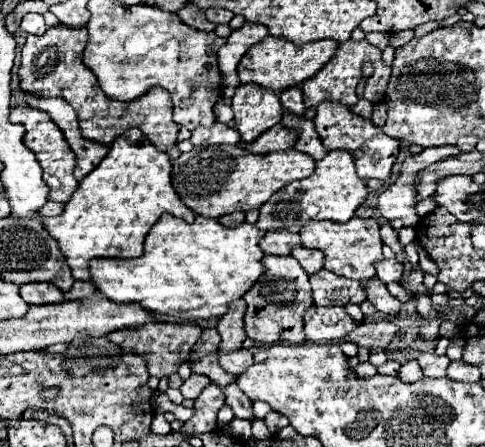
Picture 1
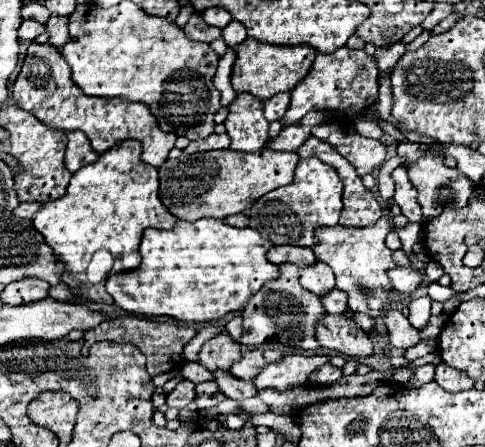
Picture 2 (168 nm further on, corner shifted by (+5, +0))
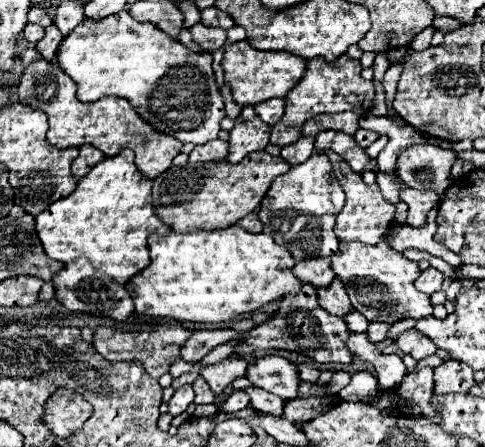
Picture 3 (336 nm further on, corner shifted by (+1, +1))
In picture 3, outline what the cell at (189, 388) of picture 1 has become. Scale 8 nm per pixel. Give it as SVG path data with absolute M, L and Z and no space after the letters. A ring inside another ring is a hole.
M183 386L179 390L175 390L173 398L169 400L169 414L171 416L179 416L187 410L187 406L193 402L195 394L193 394L193 388L191 386Z

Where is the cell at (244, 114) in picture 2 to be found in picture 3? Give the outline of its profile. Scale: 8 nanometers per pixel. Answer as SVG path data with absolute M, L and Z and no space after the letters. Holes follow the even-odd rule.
M245 106L241 116L235 120L235 128L229 134L227 162L237 164L255 150L265 150L269 144L271 126L265 124L251 106Z

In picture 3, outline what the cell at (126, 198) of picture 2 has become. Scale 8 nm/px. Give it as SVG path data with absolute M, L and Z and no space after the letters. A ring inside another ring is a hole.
M125 148L121 154L117 154L117 156L113 156L113 158L105 158L105 160L99 162L87 176L83 176L83 178L77 182L77 188L75 188L75 192L73 192L71 196L57 200L53 206L49 206L45 212L41 212L41 214L35 218L35 220L37 220L37 234L39 234L39 240L41 240L41 244L43 244L45 254L47 254L49 258L53 258L53 260L61 260L61 262L63 262L63 270L61 270L51 282L53 282L53 286L55 286L55 298L57 298L67 310L71 310L71 312L87 312L87 314L93 314L93 316L107 316L107 318L113 318L113 320L117 320L117 322L127 322L127 318L133 314L135 308L133 308L131 296L129 296L127 290L125 290L125 284L127 284L137 272L141 272L143 268L149 266L147 236L153 234L153 232L157 232L157 234L169 234L169 232L171 232L171 228L165 226L165 224L157 218L157 214L153 212L153 206L151 206L151 200L149 200L149 196L151 196L151 184L153 184L153 182L147 180L147 178L143 178L143 176L139 174L139 170L137 170L133 158L135 158L135 156L133 156L133 150L129 150L129 148Z

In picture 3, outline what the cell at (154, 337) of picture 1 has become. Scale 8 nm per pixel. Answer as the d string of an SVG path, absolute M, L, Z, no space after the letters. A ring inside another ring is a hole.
M177 324L167 326L167 328L157 328L157 330L143 330L141 328L141 330L133 330L133 332L113 330L113 328L97 328L93 334L93 346L101 356L105 356L105 360L111 360L111 362L137 360L143 364L143 368L147 370L149 376L159 378L159 376L169 372L169 368L175 360L179 360L179 350L191 334L193 334L191 330L185 330Z

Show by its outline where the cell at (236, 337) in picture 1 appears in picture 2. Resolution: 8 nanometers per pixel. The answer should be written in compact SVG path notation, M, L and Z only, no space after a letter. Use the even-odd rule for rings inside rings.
M221 331L217 337L209 339L199 353L199 363L209 371L229 369L231 363L241 359L241 345L233 341L227 331Z

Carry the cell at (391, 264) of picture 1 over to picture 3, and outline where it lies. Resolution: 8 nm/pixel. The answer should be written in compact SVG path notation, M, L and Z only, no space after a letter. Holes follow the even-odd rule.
M427 268L425 272L421 272L421 276L415 280L415 286L425 292L425 294L433 294L437 290L441 290L443 284L443 274L435 268Z

